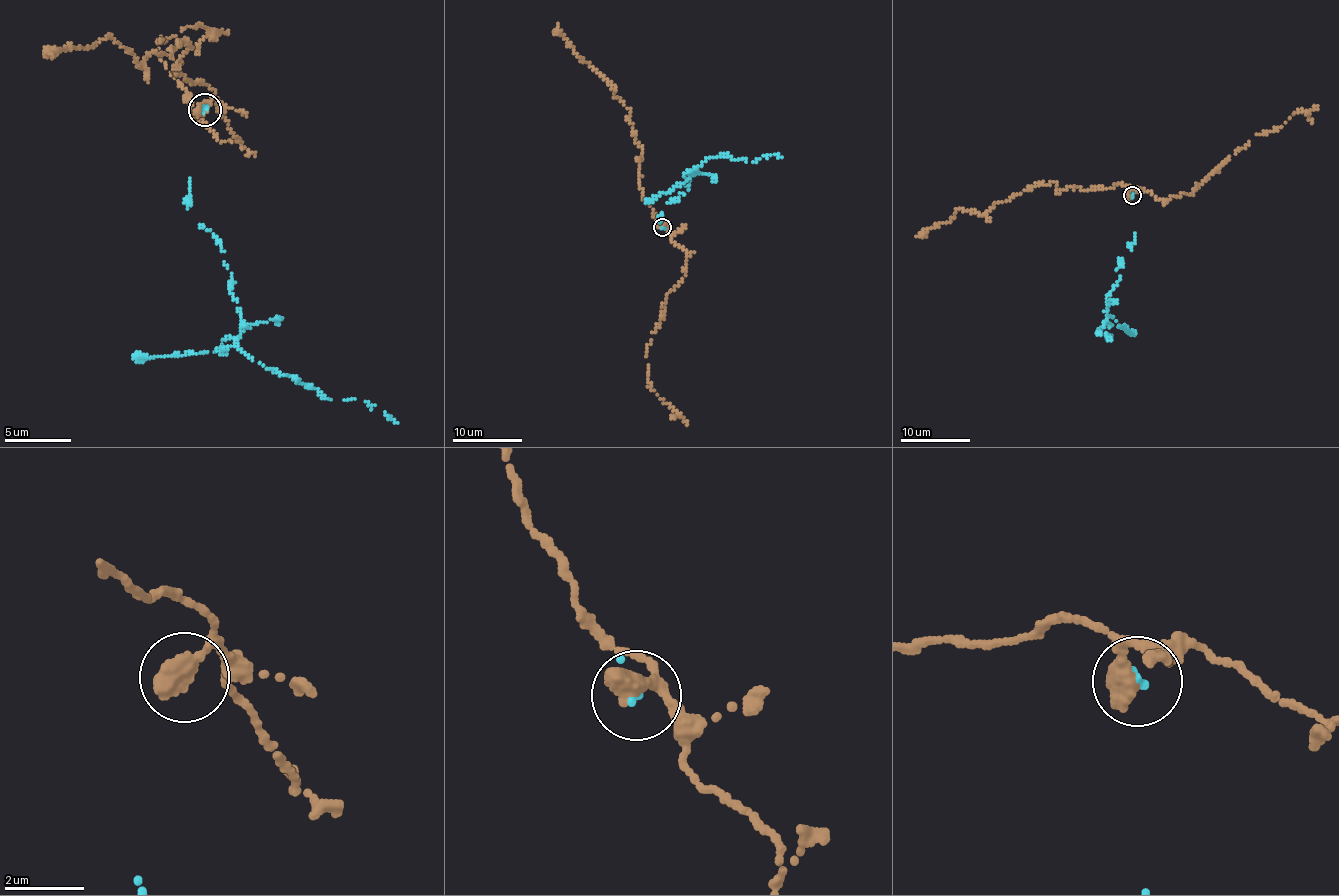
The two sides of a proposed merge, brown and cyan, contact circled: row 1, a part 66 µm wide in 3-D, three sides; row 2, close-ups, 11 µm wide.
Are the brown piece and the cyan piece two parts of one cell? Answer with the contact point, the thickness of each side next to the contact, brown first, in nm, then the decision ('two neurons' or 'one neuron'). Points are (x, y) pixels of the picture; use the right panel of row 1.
at (1132, 195); 600 nm thick on the brown side, 150 nm on the other; one neuron

